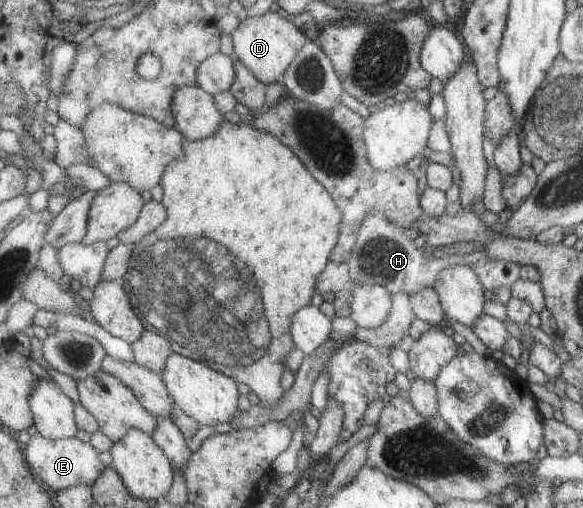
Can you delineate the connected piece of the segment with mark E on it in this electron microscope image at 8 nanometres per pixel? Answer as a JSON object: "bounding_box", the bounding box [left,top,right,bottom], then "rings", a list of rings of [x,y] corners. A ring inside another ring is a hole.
{"bounding_box":[25,433,106,492],"rings":[[[36,433],[25,446],[25,460],[46,485],[55,492],[74,488],[78,485],[91,486],[106,472],[104,462],[98,456],[100,452],[89,442],[82,442],[78,438],[48,440],[42,434]]]}

